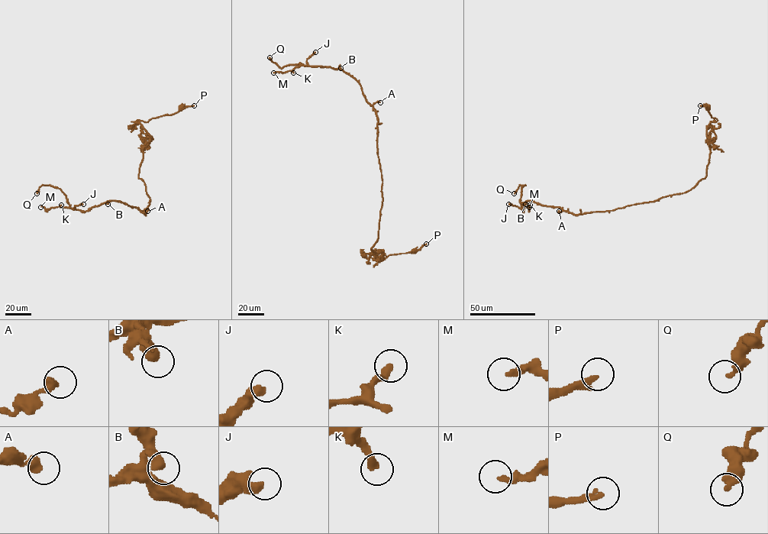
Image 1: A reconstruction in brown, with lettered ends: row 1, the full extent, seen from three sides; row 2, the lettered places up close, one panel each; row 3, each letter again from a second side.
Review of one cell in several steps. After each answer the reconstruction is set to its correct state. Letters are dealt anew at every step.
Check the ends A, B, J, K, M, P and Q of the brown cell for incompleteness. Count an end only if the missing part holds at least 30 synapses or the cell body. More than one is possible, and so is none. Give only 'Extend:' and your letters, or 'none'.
Extend: K, M

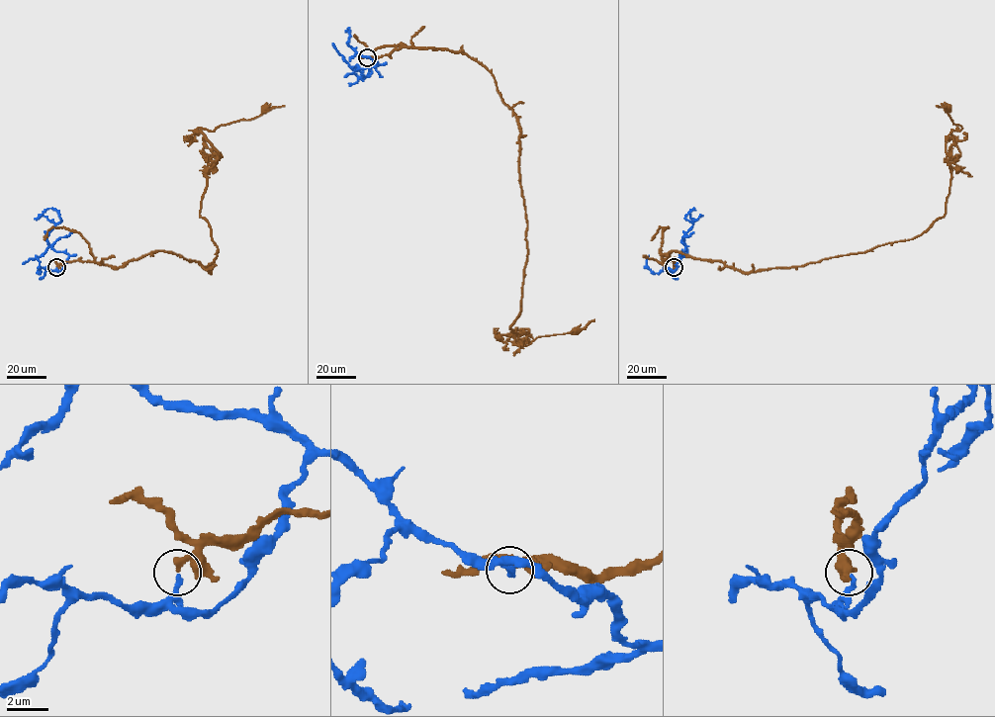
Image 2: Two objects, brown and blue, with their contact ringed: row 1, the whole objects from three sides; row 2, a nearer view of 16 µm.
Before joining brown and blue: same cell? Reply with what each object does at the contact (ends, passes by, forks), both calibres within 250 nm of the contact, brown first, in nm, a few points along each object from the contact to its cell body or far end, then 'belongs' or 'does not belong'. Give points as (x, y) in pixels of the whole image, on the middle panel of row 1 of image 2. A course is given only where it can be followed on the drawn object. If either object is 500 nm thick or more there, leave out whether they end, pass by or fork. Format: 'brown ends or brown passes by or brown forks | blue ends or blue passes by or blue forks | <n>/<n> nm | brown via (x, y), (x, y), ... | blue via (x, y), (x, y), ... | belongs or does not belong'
brown ends | blue ends | 320/240 nm | brown via (367, 57), (447, 49), (489, 71), (520, 128), (526, 215), (509, 328), (528, 329), (507, 340), (574, 331) | blue via (367, 57), (379, 64), (364, 69), (356, 65), (369, 76), (370, 68), (364, 77), (354, 73), (344, 77) | does not belong

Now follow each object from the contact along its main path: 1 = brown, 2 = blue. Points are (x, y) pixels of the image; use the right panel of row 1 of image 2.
1: (674, 267), (674, 251), (744, 273), (802, 266), (920, 235), (945, 213), (946, 138), (962, 128), (949, 109)
2: (674, 267), (674, 271), (685, 250), (681, 239), (693, 224), (685, 218), (693, 209), (689, 212), (693, 219)

